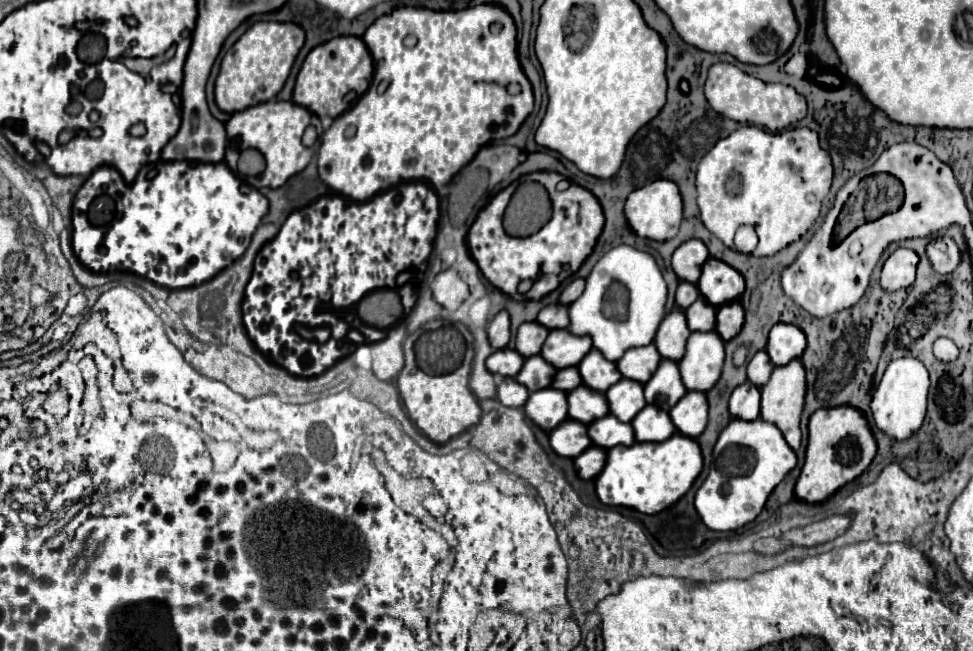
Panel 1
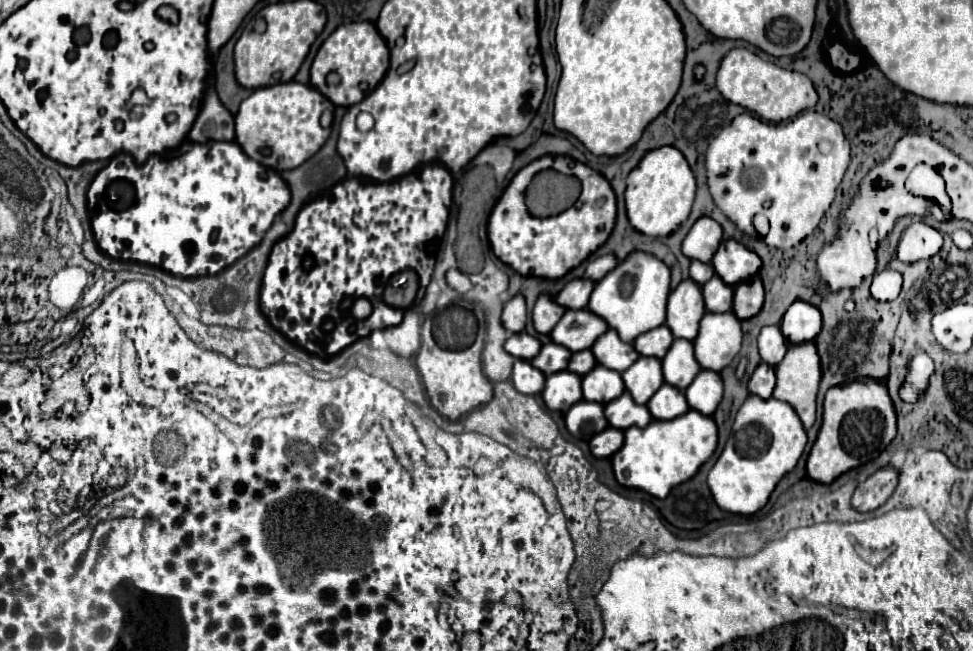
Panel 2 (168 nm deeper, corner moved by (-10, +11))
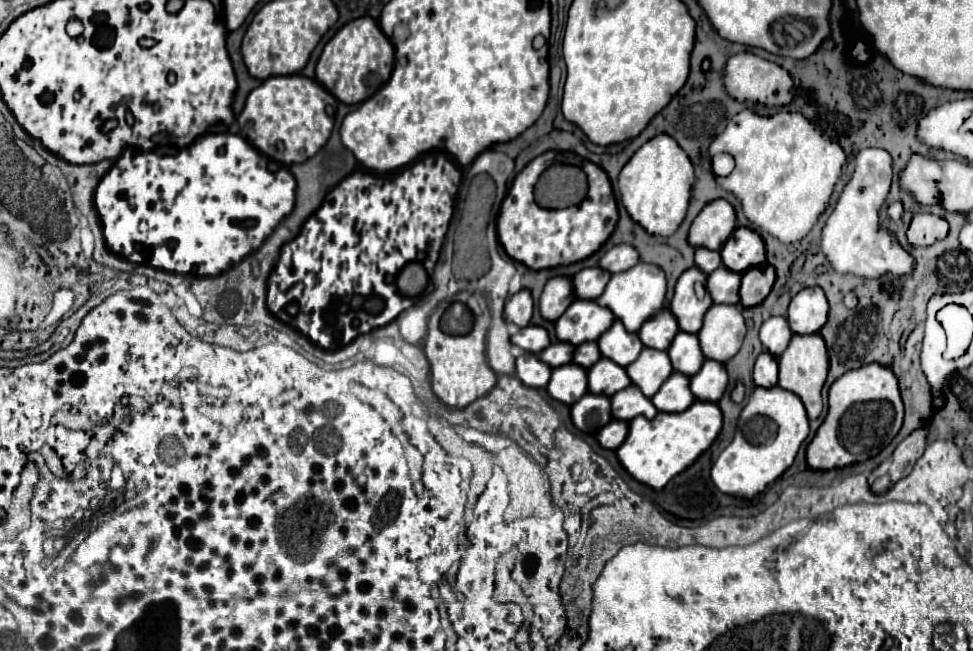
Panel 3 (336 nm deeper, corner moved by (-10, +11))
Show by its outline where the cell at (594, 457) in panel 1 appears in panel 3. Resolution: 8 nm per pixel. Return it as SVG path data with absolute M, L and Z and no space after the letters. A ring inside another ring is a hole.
M610 421L610 425L606 425L606 429L602 429L598 433L598 443L604 449L616 451L618 445L622 445L622 441L626 439L626 433L628 433L628 423L626 421Z

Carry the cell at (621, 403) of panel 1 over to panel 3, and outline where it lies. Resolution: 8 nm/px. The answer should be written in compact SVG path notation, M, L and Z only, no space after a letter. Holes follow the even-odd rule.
M642 349L638 359L626 367L628 377L634 385L642 391L644 397L654 397L654 393L660 389L660 385L670 377L672 365L666 351L658 349Z

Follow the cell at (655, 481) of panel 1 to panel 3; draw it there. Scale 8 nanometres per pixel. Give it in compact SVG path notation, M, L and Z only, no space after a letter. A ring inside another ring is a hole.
M694 401L686 411L682 413L658 413L654 419L646 419L646 417L636 417L632 419L632 435L628 431L628 437L624 439L624 443L616 449L616 455L620 459L620 463L624 465L624 469L640 483L662 491L666 487L666 483L676 477L680 471L684 471L686 467L690 467L718 437L722 427L722 413L718 409L716 403L708 403L708 401Z

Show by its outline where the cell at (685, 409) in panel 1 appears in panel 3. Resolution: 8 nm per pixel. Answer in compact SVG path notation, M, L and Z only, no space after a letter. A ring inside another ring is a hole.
M706 359L702 369L690 379L690 389L698 401L716 403L728 385L728 375L722 363Z

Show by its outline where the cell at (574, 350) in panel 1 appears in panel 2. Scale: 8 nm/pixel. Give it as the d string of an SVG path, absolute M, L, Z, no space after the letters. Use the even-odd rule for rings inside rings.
M568 309L558 325L552 329L550 337L554 343L564 345L572 353L590 349L594 341L606 333L608 323L592 313L590 309Z

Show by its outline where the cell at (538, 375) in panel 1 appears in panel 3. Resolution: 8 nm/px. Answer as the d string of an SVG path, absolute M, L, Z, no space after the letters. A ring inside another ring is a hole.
M554 343L554 345L546 347L544 351L540 351L538 359L554 369L554 367L562 367L562 365L570 363L572 355L574 355L574 345L570 345L570 343Z

